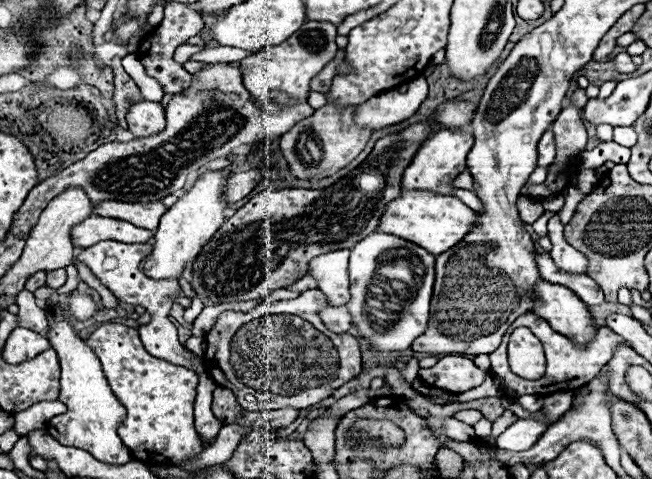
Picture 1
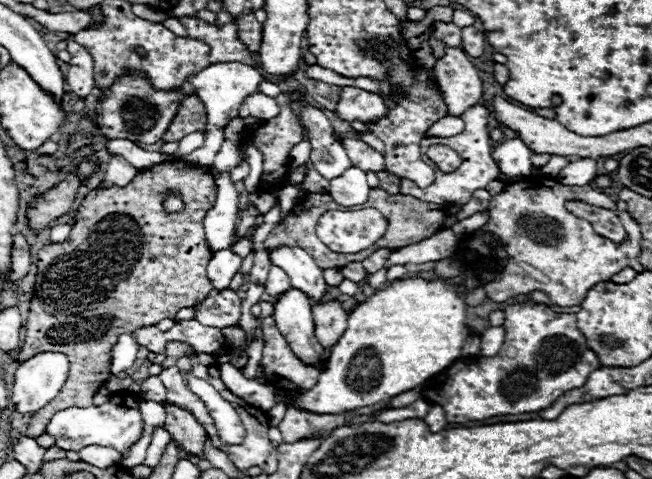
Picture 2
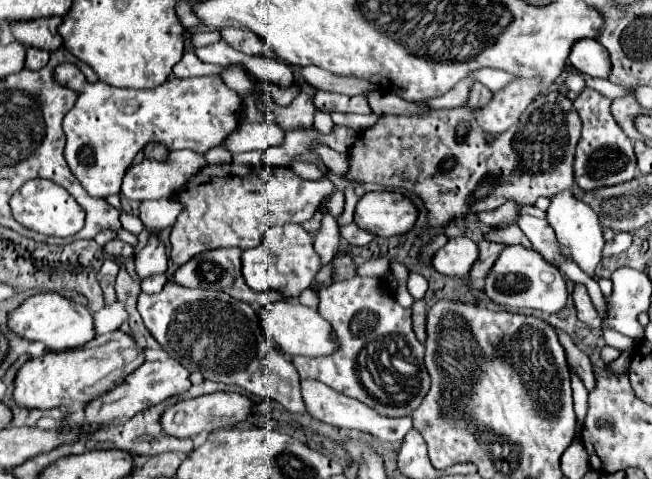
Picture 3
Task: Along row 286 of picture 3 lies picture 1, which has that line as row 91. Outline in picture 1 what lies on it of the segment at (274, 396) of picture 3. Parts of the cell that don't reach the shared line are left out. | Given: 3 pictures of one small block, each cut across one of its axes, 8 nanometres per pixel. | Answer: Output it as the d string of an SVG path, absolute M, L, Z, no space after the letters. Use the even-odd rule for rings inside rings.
M168 2L168 4L166 4L166 10L164 10L164 20L162 20L162 24L158 24L158 28L156 28L154 32L150 32L150 34L142 40L142 44L140 44L138 52L136 52L136 56L138 56L138 60L144 64L146 74L152 76L152 78L156 78L156 80L160 82L160 86L164 88L166 94L180 94L180 92L186 92L186 90L192 86L194 76L192 76L190 72L186 72L186 68L174 60L174 50L176 50L178 46L186 44L188 38L198 36L198 34L202 32L202 28L204 28L202 16L196 14L188 4Z

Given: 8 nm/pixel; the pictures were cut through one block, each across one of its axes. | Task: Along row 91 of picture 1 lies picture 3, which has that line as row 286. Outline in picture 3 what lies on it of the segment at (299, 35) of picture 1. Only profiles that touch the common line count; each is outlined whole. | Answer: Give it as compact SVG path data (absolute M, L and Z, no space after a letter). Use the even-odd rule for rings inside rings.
M284 224L284 226L272 226L262 236L262 242L242 252L242 274L248 288L254 292L272 290L272 284L282 284L276 288L284 300L296 300L310 284L314 282L316 274L322 268L320 254L314 250L314 236L312 232L304 230L300 224Z

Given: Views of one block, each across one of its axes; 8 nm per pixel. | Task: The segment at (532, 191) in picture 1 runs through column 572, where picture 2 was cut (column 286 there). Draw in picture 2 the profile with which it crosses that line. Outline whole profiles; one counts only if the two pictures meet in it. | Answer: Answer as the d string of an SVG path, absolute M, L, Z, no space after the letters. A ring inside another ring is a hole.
M280 104L280 114L266 120L258 130L248 132L242 142L254 142L264 154L264 172L260 178L260 190L278 186L288 174L288 154L304 136L304 128L298 116L288 104Z

